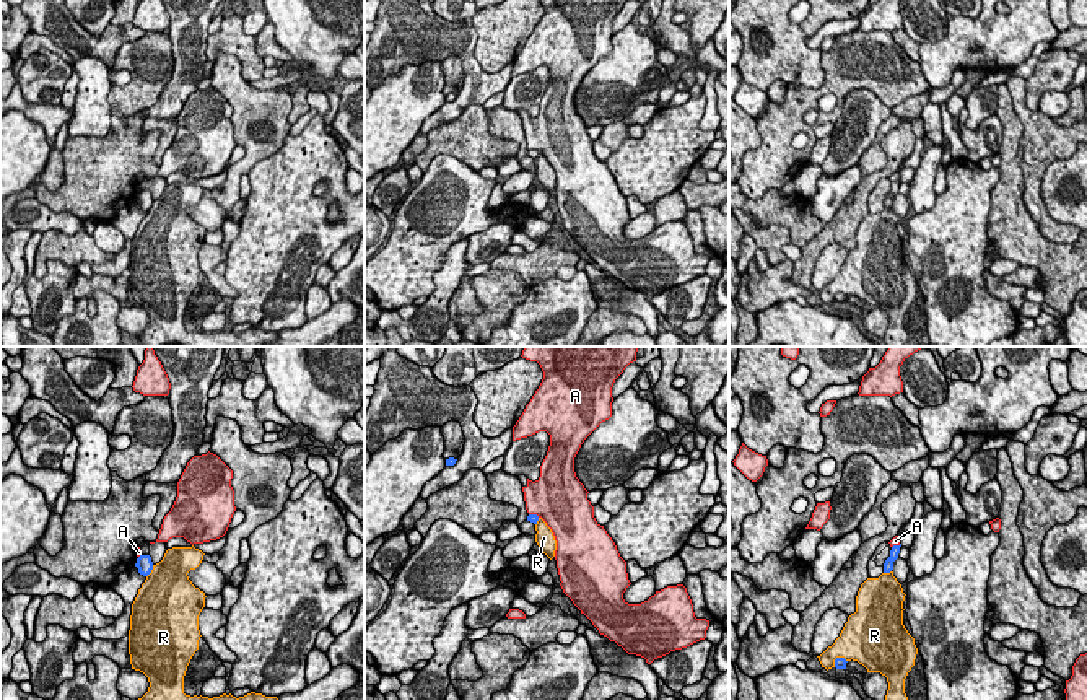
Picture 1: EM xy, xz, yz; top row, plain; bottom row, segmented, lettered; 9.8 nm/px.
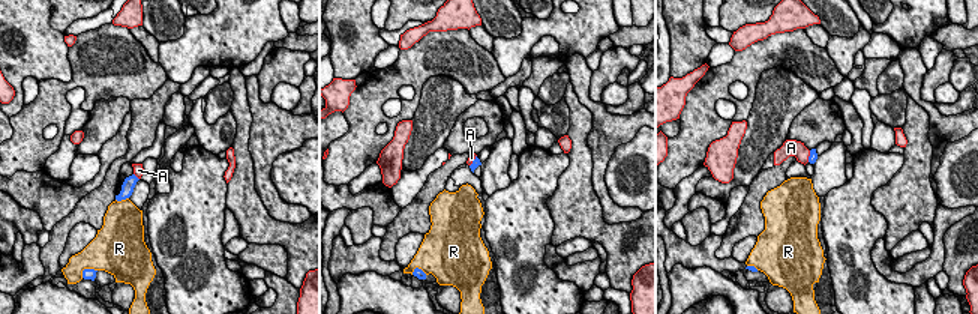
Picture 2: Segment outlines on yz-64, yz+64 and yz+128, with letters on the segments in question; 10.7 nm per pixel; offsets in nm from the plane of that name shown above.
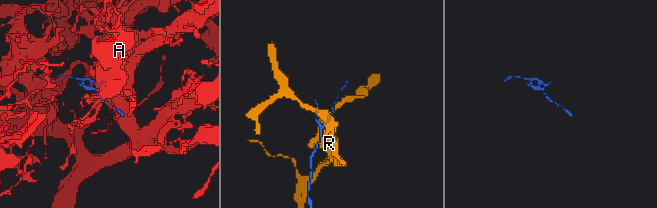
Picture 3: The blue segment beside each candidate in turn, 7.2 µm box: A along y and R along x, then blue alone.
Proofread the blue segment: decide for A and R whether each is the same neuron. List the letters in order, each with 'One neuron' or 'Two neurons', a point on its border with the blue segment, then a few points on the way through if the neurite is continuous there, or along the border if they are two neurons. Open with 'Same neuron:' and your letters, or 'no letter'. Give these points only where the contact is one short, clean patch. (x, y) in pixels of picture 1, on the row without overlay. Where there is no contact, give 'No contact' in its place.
Same neuron: no letter
A: Two neurons. Touches blue at xz (534, 150)
R: Two neurons. Touches blue at xy (150, 207)

